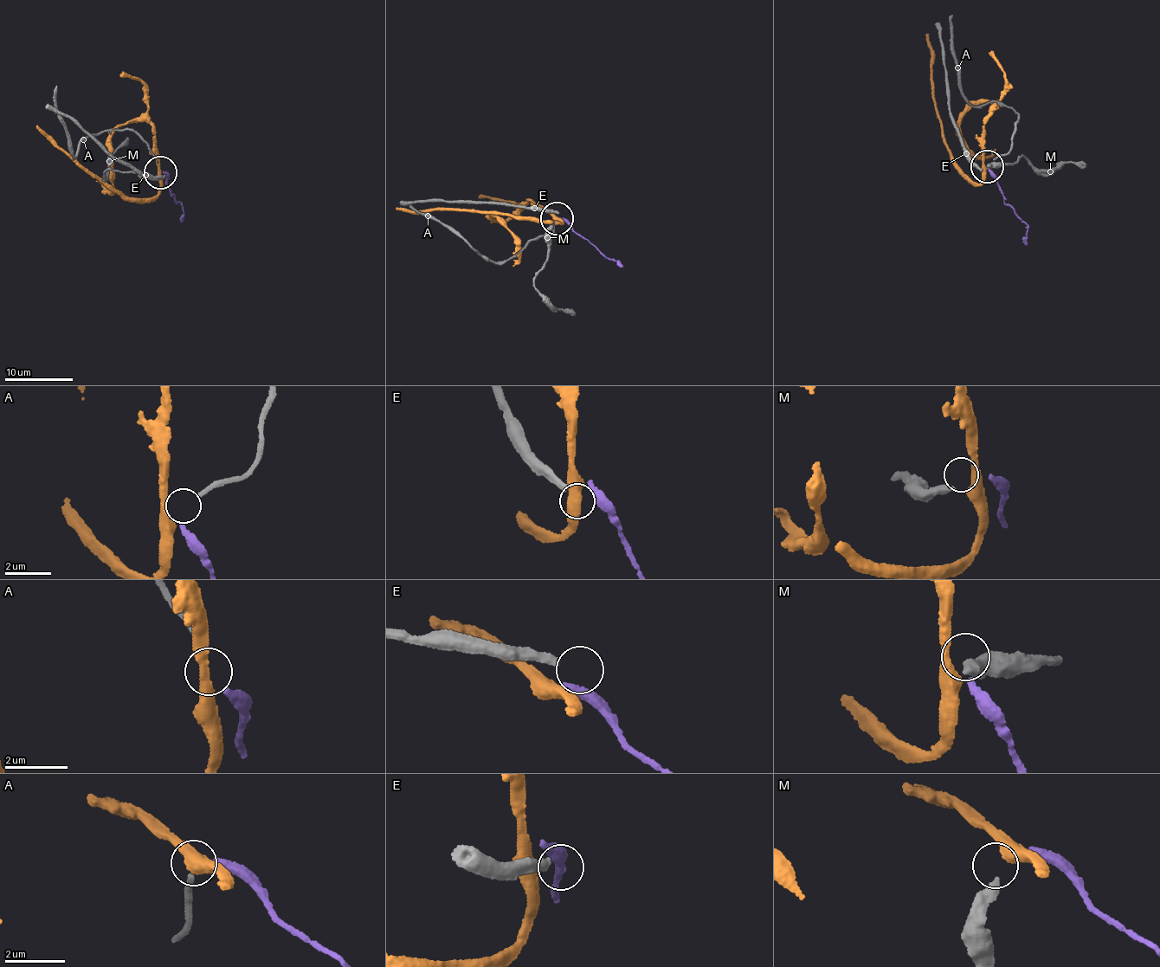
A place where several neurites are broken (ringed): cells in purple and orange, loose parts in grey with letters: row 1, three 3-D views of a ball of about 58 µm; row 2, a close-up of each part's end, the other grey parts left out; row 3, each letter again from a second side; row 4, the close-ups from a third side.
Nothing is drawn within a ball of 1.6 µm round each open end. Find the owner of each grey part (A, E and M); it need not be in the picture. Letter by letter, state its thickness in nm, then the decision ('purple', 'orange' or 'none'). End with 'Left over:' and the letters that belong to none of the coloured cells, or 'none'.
A: 180 nm thick; purple
E: 300 nm thick; none
M: 320 nm thick; orange
Left over: E

